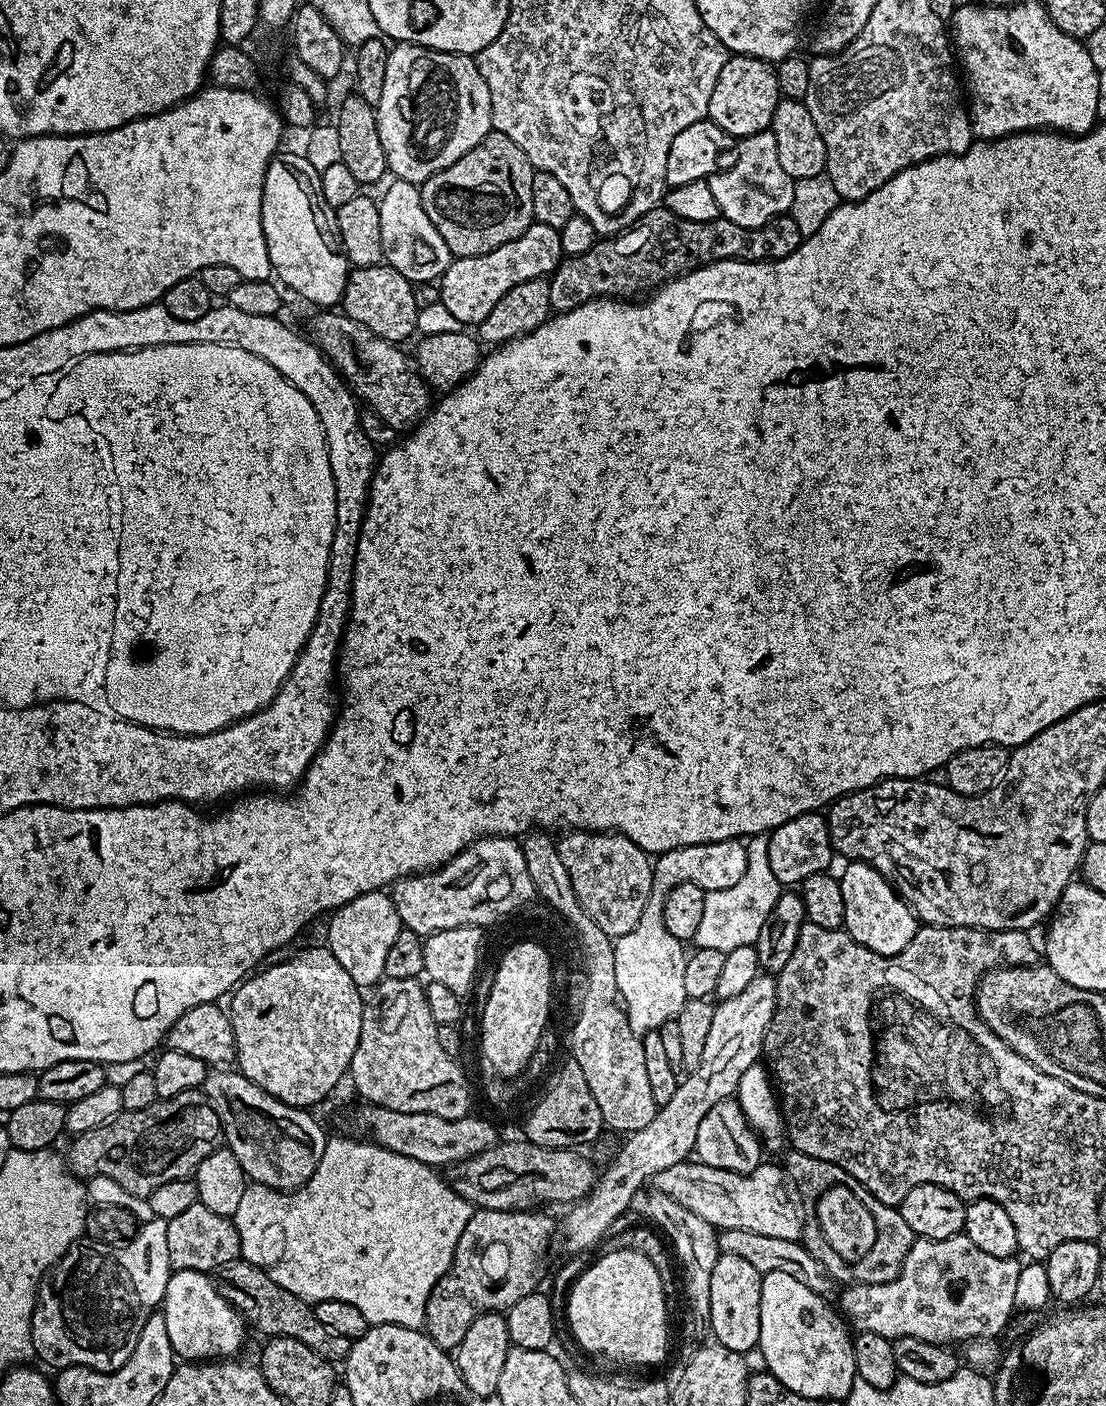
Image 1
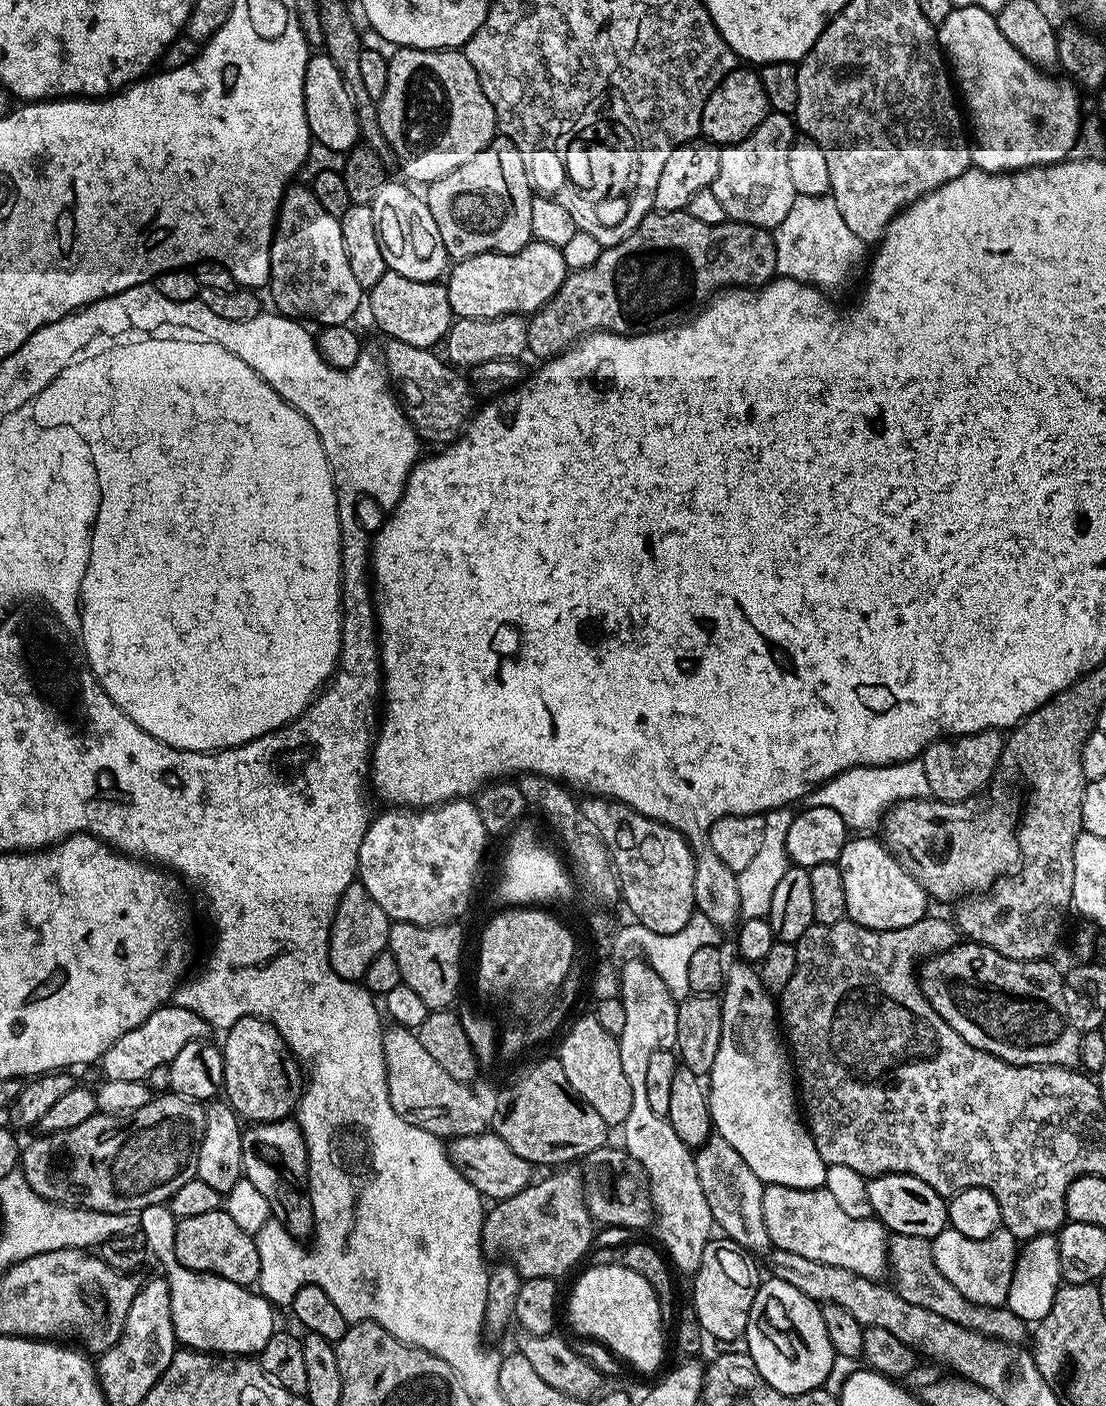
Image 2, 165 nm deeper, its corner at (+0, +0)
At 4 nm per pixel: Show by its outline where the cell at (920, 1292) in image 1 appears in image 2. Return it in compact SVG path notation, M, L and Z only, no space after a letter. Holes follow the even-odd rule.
M951 1226L943 1228L931 1241L934 1262L938 1270L972 1304L980 1307L999 1308L1007 1305L1010 1282L1018 1255L1018 1241L1014 1234L1001 1230L990 1234L990 1238L966 1238Z

